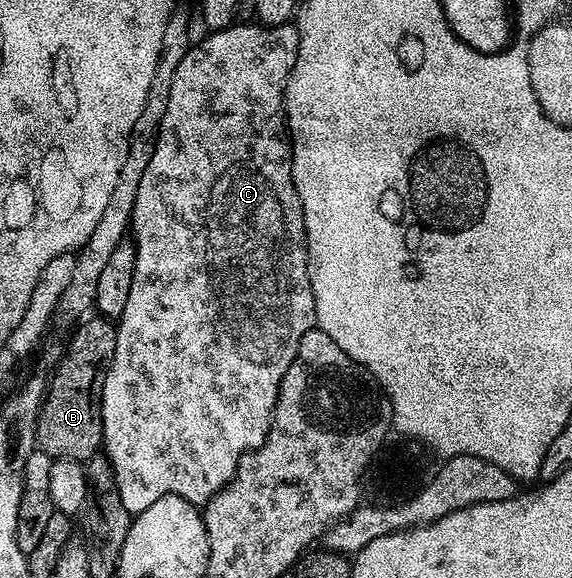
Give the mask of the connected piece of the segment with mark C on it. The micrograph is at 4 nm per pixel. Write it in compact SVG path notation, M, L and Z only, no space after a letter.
M236 22L230 28L223 28L219 32L208 31L207 37L200 44L192 43L188 52L177 66L177 72L173 74L172 86L169 87L168 106L165 107L164 117L161 118L158 136L155 140L153 156L149 161L149 166L142 175L141 184L137 189L136 204L133 206L130 224L130 235L133 237L135 245L135 269L133 270L133 286L129 289L129 298L125 305L125 314L121 314L117 321L116 350L112 360L104 375L103 394L100 398L100 418L103 419L103 441L102 451L112 466L112 472L116 478L117 490L120 491L121 501L125 504L125 509L132 514L138 514L149 510L157 498L166 496L180 496L189 503L196 506L206 505L212 500L220 490L235 477L235 468L239 464L239 459L249 450L259 448L265 442L265 438L271 429L271 417L275 414L275 403L279 397L279 383L285 378L289 366L295 363L299 343L305 333L316 327L315 323L315 303L313 302L313 290L311 288L293 288L293 270L299 264L307 264L307 231L305 230L305 218L303 217L303 207L301 206L302 196L297 194L297 186L293 182L293 170L291 169L291 142L289 139L289 129L287 126L287 108L283 105L283 99L287 96L287 79L297 62L299 53L299 29L294 23L265 25L258 22L252 24L242 24Z

